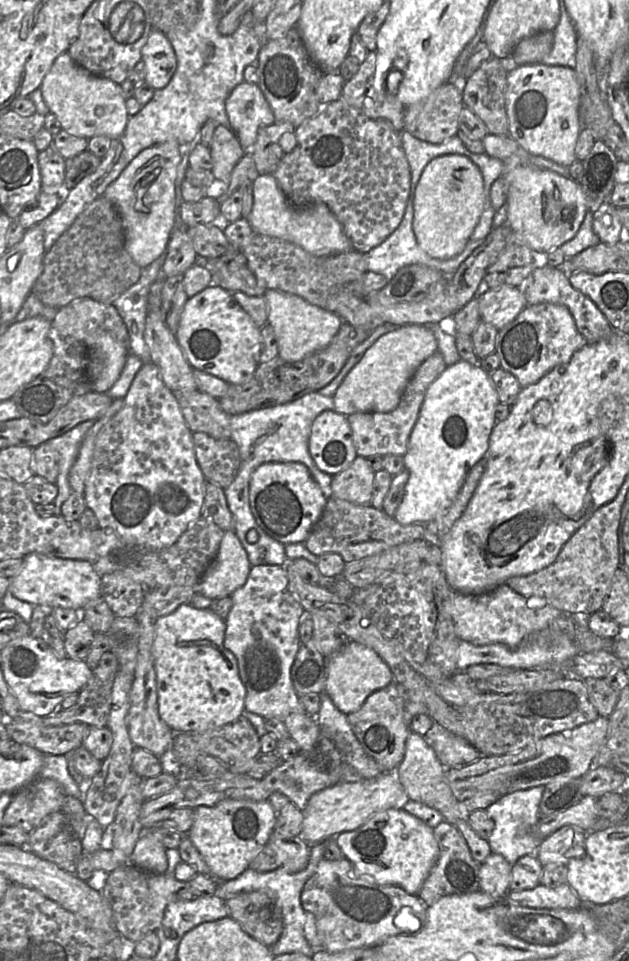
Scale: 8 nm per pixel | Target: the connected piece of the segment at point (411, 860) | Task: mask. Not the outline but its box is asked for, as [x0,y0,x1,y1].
[338,808,439,895]

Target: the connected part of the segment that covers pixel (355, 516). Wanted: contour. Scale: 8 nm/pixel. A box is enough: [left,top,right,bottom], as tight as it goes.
[304,497,425,563]

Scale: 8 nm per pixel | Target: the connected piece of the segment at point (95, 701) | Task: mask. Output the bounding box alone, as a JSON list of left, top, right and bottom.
[43,651,118,727]

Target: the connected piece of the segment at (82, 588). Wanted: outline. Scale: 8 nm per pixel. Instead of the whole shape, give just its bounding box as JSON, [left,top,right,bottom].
[9,553,101,611]

